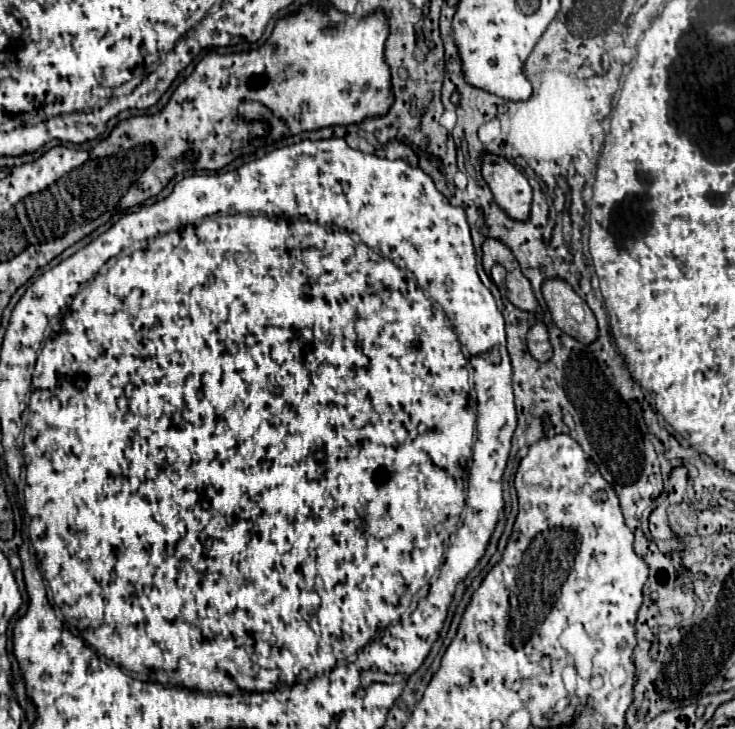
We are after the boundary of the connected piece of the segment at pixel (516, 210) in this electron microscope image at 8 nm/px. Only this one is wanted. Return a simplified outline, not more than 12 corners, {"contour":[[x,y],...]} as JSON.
{"contour":[[482,153],[482,177],[512,219],[528,219],[532,187],[514,165]]}

